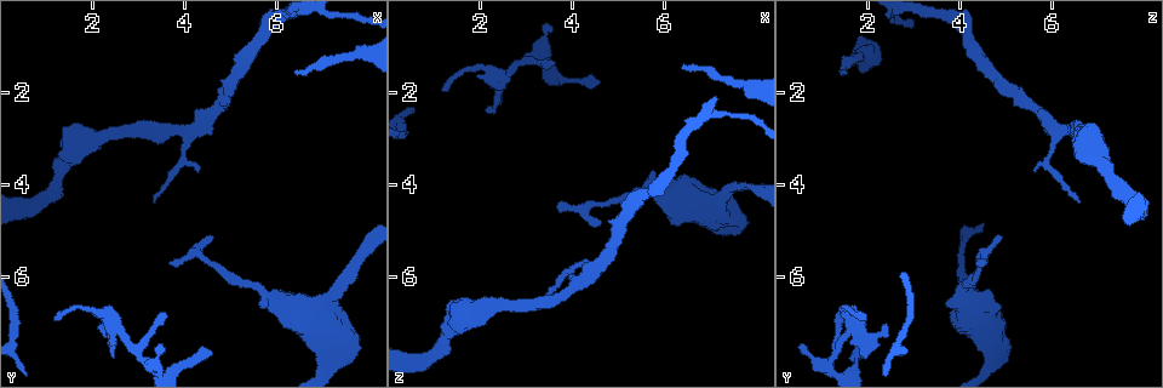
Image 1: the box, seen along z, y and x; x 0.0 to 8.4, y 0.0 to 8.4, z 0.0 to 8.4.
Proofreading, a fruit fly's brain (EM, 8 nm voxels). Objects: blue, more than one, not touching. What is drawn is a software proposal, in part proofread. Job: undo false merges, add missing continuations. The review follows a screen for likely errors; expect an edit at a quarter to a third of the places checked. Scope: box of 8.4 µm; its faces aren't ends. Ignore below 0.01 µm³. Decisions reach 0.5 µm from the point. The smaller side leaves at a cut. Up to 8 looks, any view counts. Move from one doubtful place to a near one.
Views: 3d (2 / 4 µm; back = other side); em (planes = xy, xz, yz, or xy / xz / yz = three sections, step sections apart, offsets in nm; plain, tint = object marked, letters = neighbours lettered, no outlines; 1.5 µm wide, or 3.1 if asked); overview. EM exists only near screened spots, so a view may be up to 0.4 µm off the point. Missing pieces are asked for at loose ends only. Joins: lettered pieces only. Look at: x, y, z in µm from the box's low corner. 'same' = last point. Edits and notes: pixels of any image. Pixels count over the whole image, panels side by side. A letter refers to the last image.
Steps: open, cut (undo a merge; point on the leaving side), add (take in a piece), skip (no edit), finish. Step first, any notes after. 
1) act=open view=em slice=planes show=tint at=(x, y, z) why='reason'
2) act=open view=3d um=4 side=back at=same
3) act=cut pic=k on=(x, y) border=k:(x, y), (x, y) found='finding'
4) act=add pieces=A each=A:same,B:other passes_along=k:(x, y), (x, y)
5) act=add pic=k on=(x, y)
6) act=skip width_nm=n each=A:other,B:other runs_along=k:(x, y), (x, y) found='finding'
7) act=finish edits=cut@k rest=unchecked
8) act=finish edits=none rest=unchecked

act=open view=em slice=planes show=tint at=(4.30, 5.55, 4.60) why='abrupt turn'

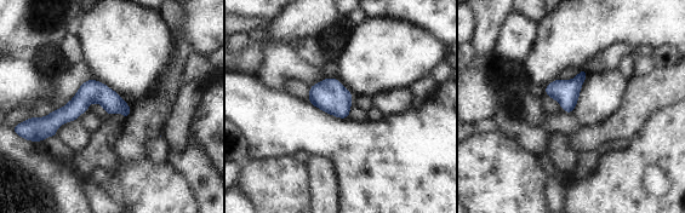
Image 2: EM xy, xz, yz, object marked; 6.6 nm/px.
act=open view=em slice=planes show=letters at=same why='what lies round it'

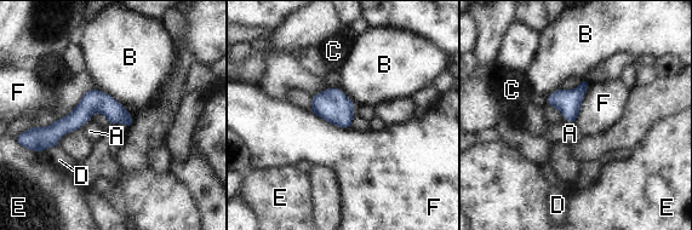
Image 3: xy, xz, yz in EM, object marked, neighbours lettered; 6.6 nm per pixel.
act=skip each=A:other,B:other,C:other,D:other,E:other,F:other border=3:(310, 111), (335, 125), (350, 128) found='all the same neuron'

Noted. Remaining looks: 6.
act=open view=em slice=planes show=letters at=(6.35, 1.55, 1.45) why='thin end'

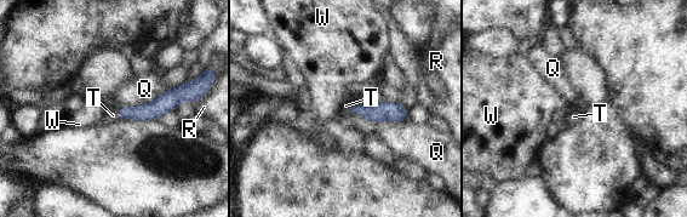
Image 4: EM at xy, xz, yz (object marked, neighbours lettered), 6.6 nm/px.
act=add pieces=T each=Q:other,R:other,T:same,W:other passes_along=4:(154, 110), (120, 113), (113, 115) found='it goes on there'

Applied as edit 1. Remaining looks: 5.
act=finish edits=add@4 rest=unchecked

